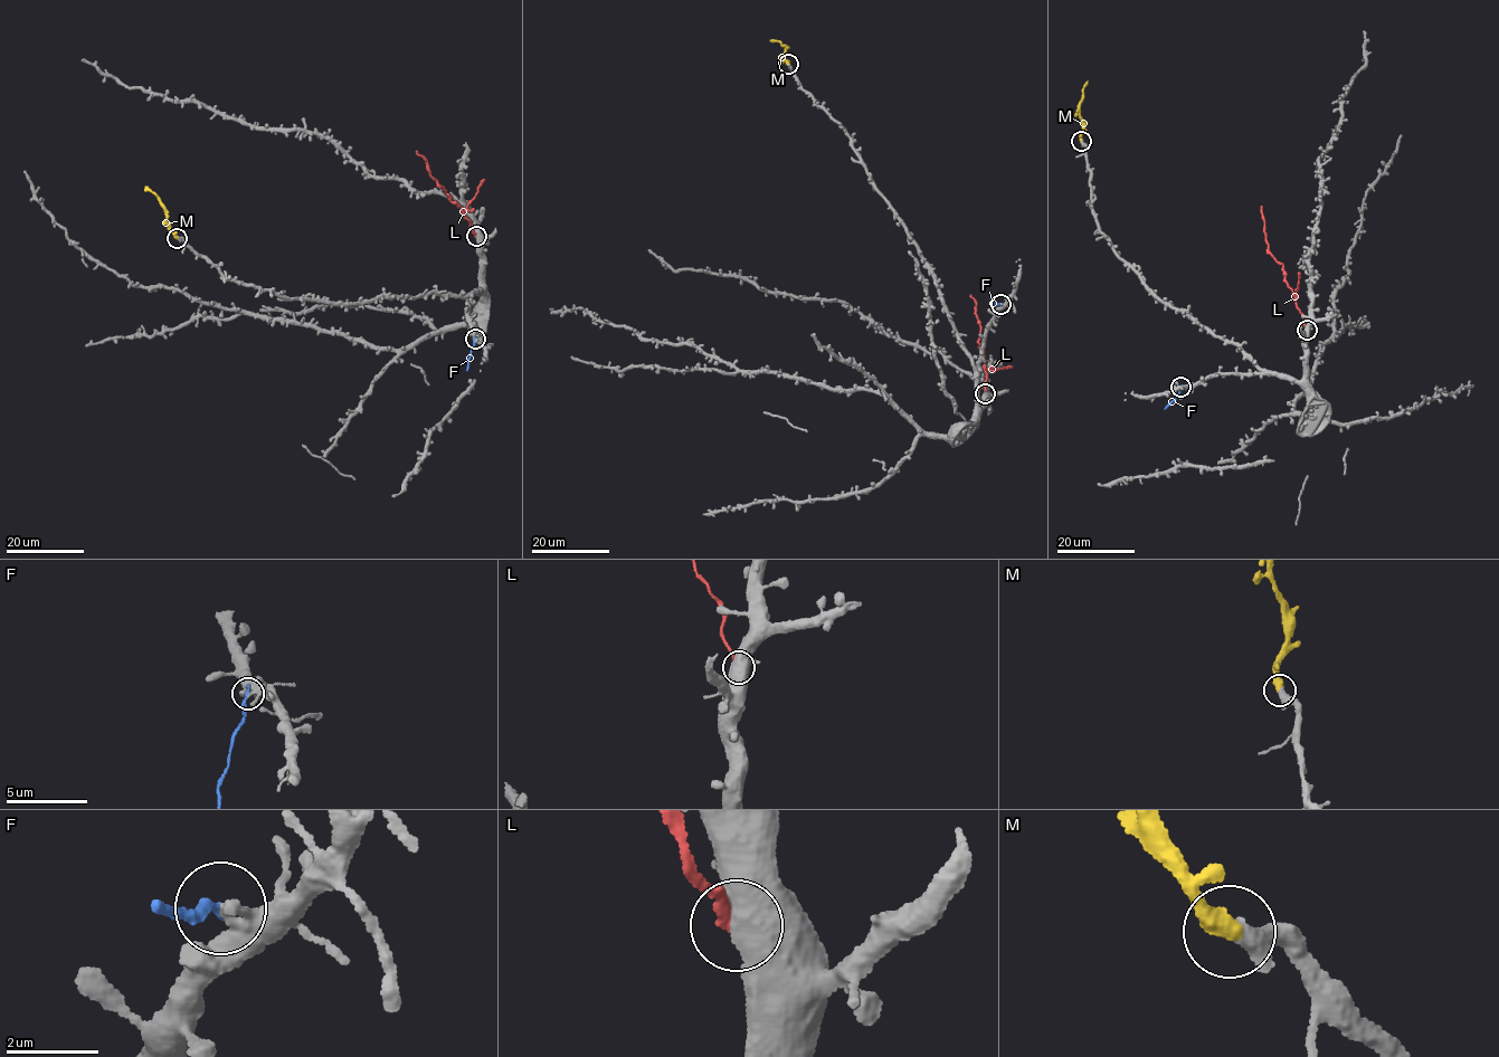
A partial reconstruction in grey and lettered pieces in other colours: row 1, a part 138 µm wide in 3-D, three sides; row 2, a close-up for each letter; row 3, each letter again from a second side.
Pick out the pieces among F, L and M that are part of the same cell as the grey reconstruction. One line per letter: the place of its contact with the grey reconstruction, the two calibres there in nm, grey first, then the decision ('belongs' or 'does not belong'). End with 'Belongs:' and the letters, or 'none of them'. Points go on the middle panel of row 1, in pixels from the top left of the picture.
F: (1001, 304) | 280/240 nm | does not belong
L: (985, 393) | 650/240 nm | does not belong
M: (788, 64) | 320/440 nm | belongs
Belongs: M

